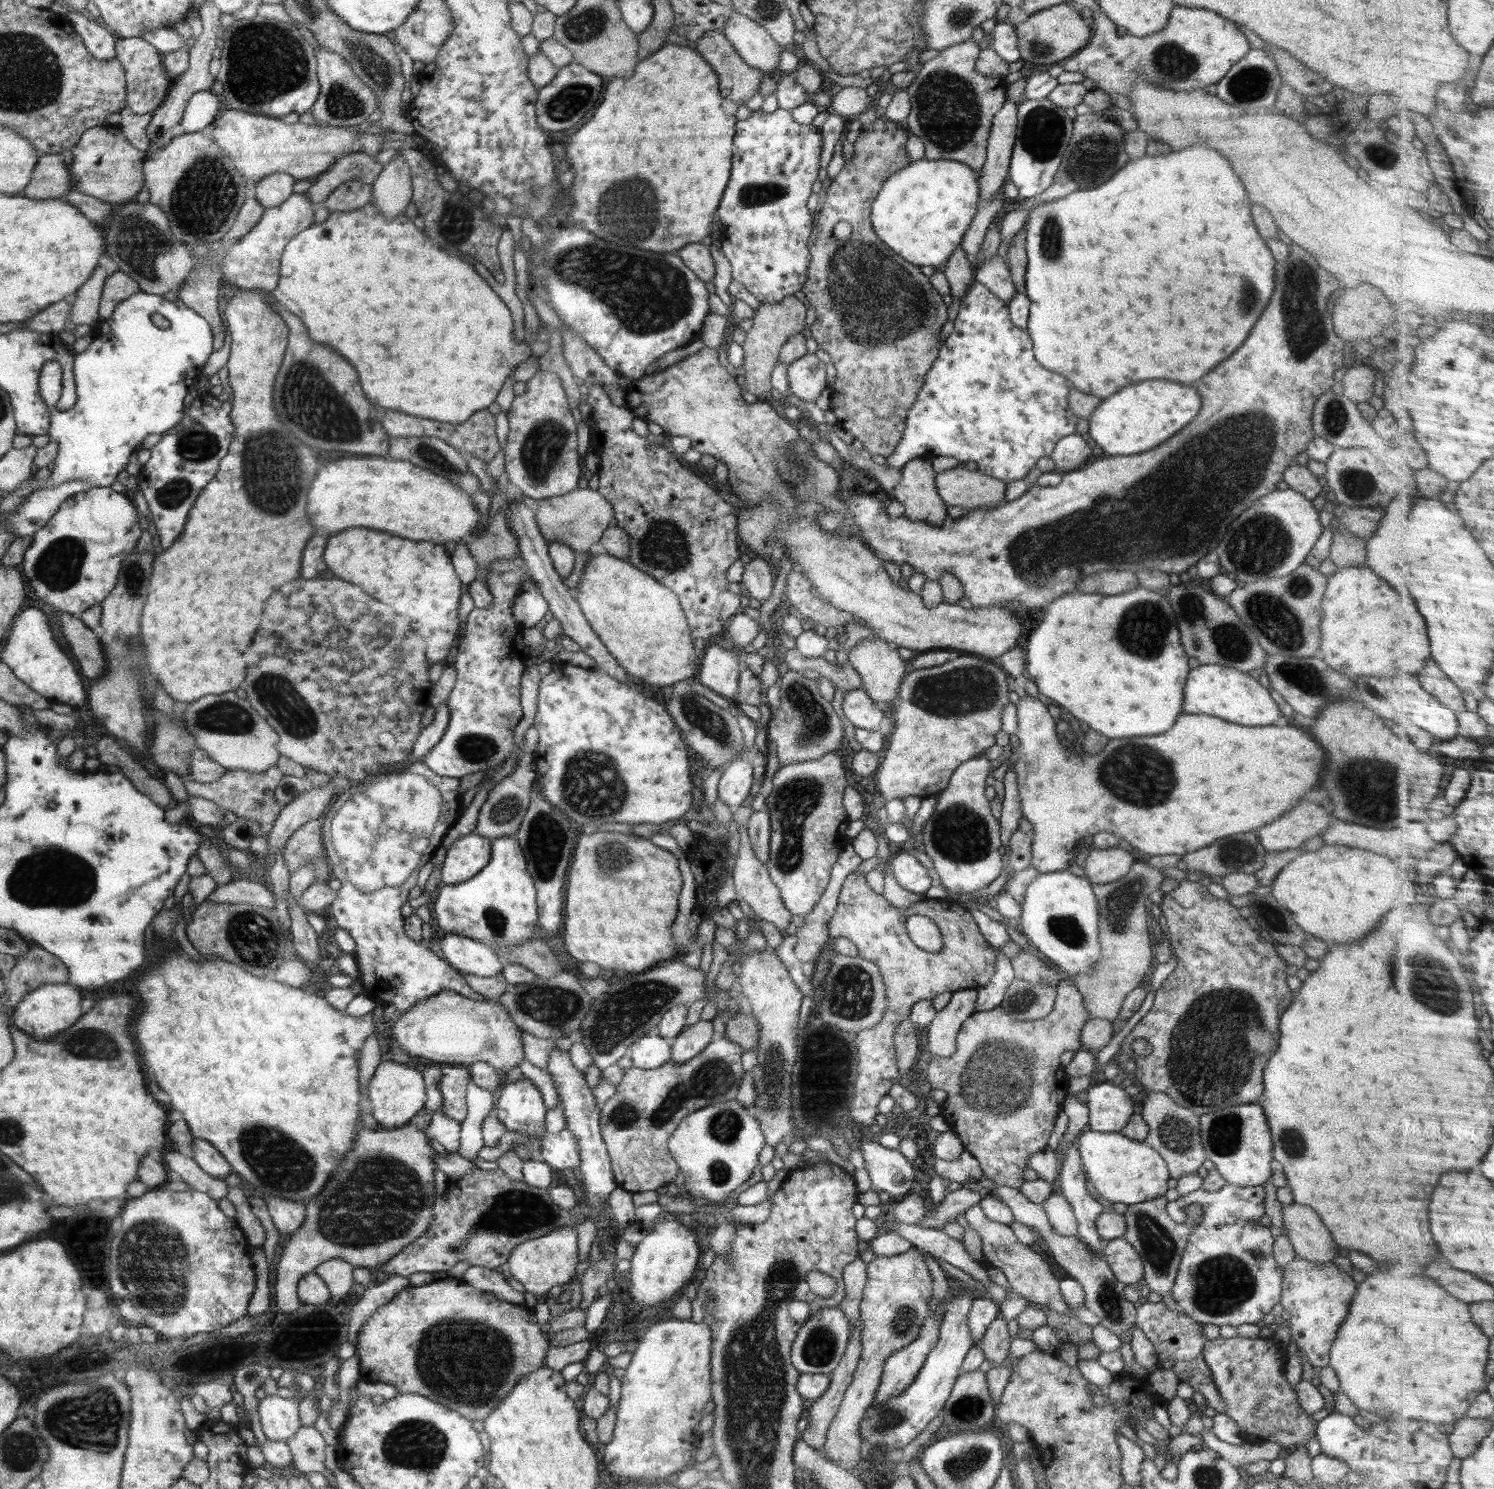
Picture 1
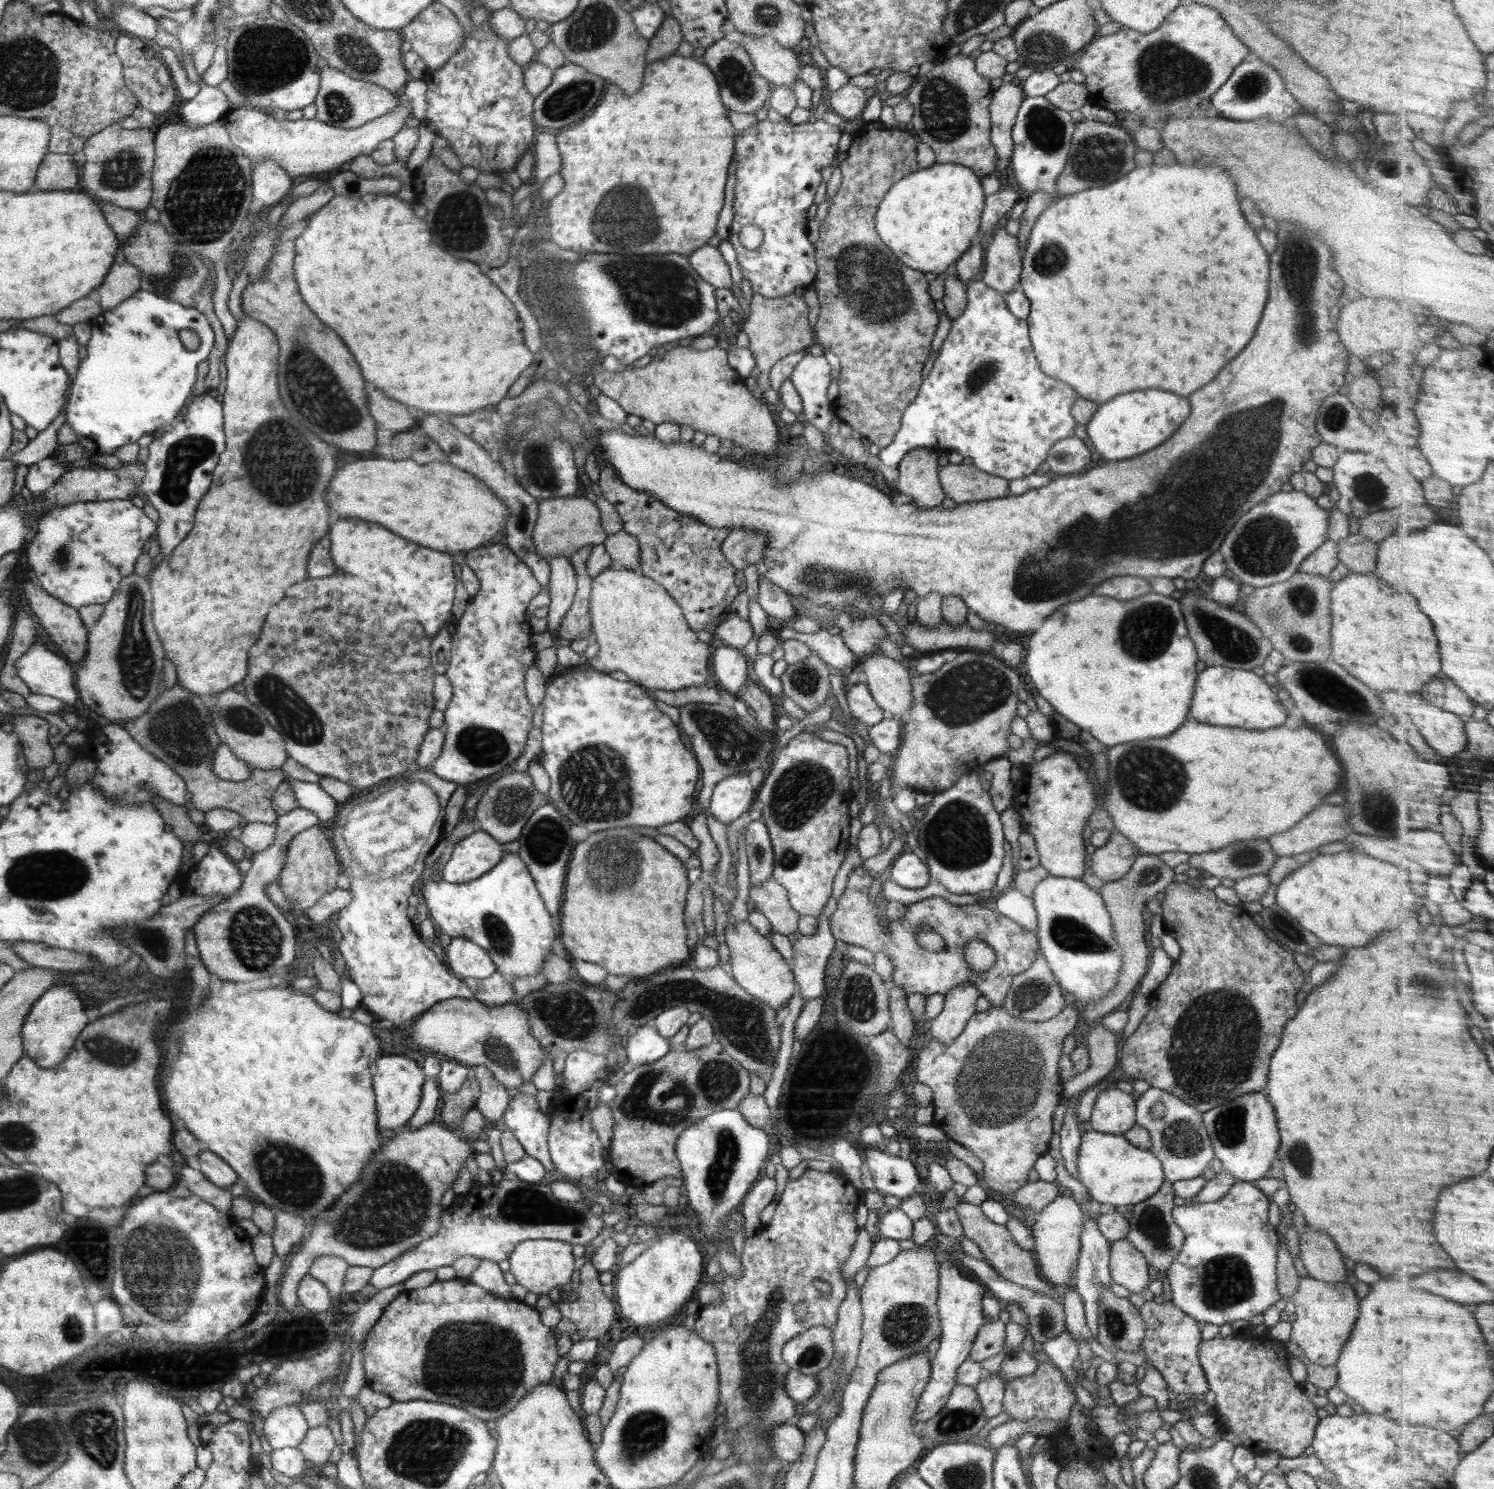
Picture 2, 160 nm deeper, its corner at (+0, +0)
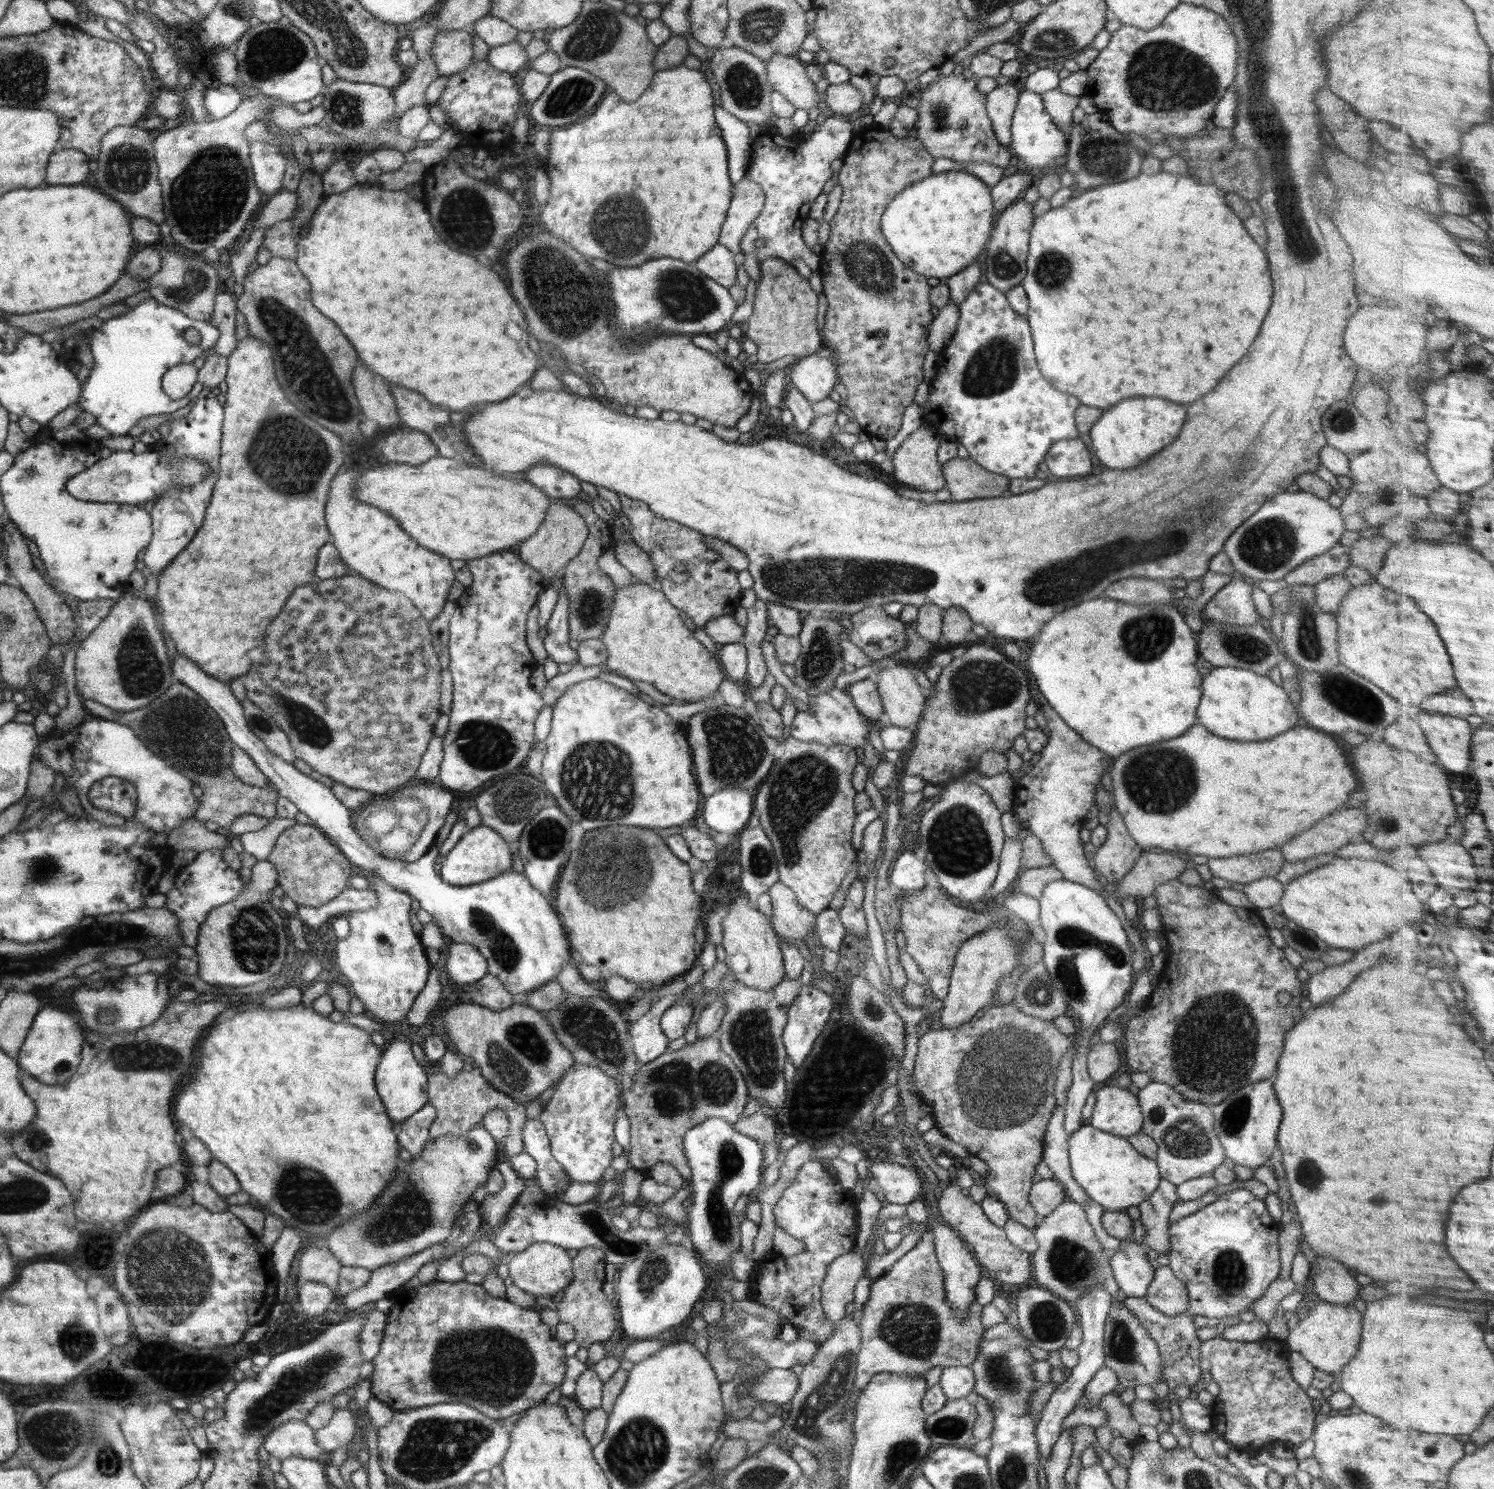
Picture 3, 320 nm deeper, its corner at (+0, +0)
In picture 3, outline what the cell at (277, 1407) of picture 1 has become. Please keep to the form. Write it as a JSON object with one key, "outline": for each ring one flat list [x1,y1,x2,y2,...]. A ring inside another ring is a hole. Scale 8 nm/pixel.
{"outline":[[288,1420,288,1423,276,1427,264,1440,264,1450,280,1461,290,1456,302,1456,309,1460,317,1460,324,1452,321,1446,316,1445,314,1430,305,1420]]}

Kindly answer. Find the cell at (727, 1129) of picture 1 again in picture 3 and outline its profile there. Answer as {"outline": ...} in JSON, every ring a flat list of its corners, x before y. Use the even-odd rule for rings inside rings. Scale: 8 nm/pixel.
{"outline":[[709,1118,702,1124,688,1130,684,1135,684,1152,691,1168,691,1195,692,1208,688,1218,688,1250,697,1252,704,1258,708,1266,719,1266,719,1271,712,1270,710,1278,724,1278,729,1273,730,1261,736,1252,740,1251,740,1227,734,1206,741,1196,748,1196,761,1185,765,1164,763,1162,763,1150,753,1138,740,1134,733,1129,733,1124,726,1122,723,1118]]}

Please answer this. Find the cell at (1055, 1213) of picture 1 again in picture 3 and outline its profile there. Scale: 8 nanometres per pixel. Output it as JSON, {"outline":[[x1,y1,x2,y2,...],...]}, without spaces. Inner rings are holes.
{"outline":[[1062,1202,1050,1215,1039,1218,1033,1230,1039,1244,1031,1255,1034,1266,1034,1280,1066,1302,1078,1302,1095,1284,1105,1286,1113,1297,1120,1292,1113,1277,1109,1256,1103,1244,1096,1238,1092,1225,1082,1207,1074,1202]]}

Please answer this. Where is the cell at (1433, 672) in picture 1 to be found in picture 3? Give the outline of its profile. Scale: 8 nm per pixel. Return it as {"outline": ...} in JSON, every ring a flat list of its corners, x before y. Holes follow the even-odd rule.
{"outline":[[1452,690,1448,694,1436,694,1428,702,1423,702,1419,708,1465,719,1476,714,1474,701,1462,690]]}

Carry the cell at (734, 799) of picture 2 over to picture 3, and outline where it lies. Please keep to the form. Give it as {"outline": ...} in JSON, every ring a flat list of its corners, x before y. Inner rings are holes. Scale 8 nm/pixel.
{"outline":[[725,788,707,797,704,802,701,826,718,833,739,834,752,814,754,795,741,788]]}

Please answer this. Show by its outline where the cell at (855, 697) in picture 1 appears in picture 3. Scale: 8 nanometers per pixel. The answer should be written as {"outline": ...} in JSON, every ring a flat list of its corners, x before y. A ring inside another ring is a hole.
{"outline":[[863,679,850,684,848,694,860,714,872,722,884,719,883,702,877,684,870,679]]}

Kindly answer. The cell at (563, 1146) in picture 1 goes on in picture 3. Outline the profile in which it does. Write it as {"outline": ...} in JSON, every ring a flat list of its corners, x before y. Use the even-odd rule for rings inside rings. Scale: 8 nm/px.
{"outline":[[574,1062,567,1073,558,1081,554,1094,543,1108,539,1117,549,1138,552,1156,564,1167,572,1181,600,1183,602,1174,612,1162,612,1144,614,1144,614,1122,621,1106,617,1081,592,1065]]}

